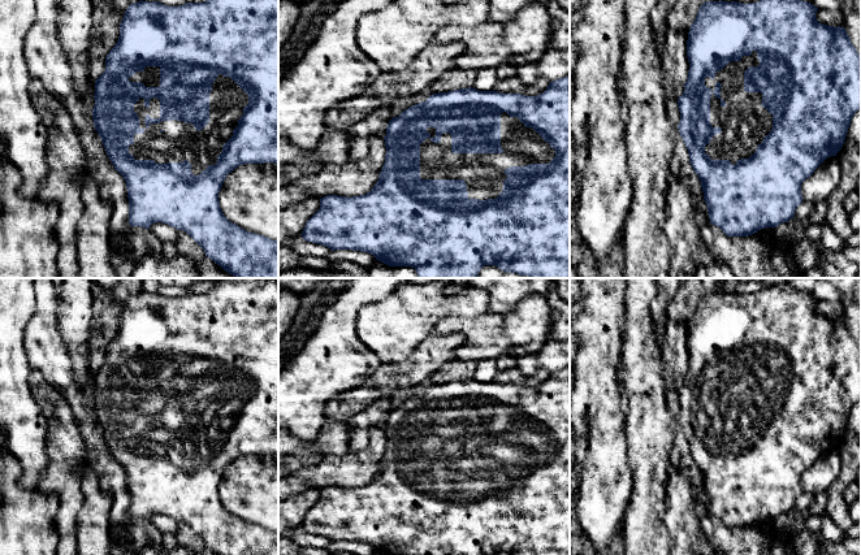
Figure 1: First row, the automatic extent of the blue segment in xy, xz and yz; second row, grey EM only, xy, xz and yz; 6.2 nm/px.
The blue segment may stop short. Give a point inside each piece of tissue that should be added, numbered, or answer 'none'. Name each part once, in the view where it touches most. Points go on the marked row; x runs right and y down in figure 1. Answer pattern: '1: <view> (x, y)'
1: xy (180, 141)

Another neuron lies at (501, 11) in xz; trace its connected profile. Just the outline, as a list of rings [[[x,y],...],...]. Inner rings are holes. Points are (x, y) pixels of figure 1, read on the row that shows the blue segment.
[[[486,0],[489,3],[489,19],[496,23],[510,22],[523,8],[531,3],[546,5],[548,0]]]

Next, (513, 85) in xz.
[[[514,75],[506,79],[498,79],[494,86],[494,91],[502,94],[520,94],[525,96],[537,96],[542,94],[548,86],[548,82],[524,84],[516,75]]]

